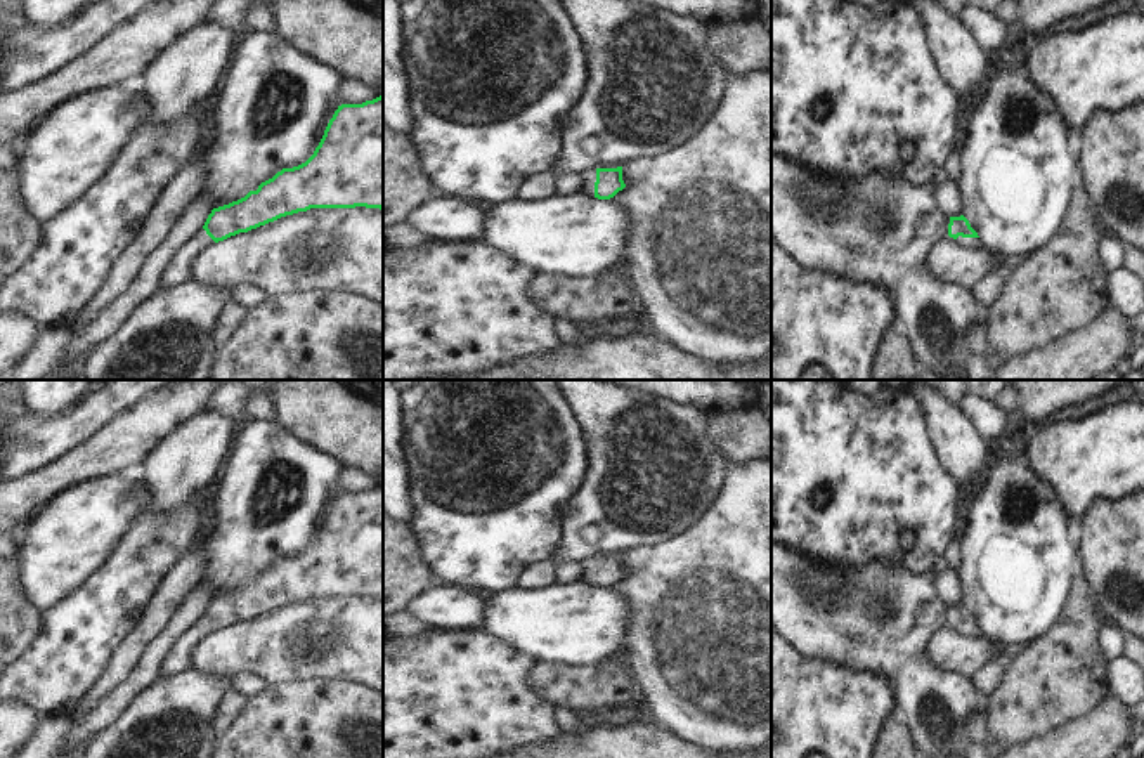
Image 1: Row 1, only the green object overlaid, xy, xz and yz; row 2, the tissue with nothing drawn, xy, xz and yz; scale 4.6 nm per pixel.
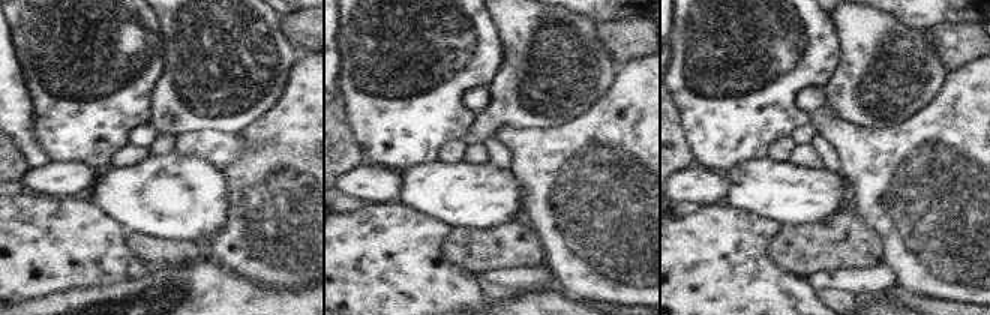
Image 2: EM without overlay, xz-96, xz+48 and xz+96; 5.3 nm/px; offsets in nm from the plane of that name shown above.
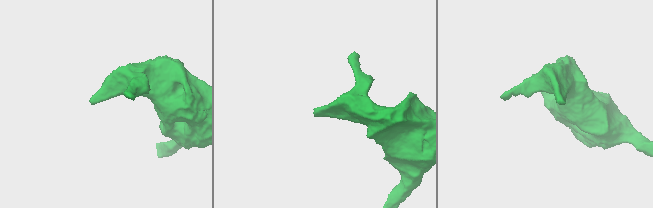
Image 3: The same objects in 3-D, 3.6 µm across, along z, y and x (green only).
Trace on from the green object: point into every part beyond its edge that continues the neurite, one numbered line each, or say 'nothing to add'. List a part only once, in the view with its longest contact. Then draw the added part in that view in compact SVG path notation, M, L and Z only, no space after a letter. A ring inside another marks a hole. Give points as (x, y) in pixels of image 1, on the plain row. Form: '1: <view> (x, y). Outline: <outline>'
1: xz (588, 566). Outline: M588 557L581 562L581 579L595 585L596 557Z

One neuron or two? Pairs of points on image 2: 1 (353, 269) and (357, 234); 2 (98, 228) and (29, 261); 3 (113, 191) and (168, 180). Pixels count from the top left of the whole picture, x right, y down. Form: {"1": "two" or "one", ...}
{"1": "one", "2": "one", "3": "one"}

